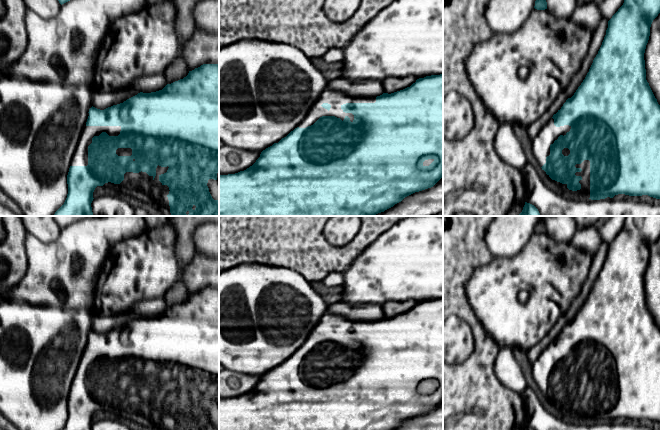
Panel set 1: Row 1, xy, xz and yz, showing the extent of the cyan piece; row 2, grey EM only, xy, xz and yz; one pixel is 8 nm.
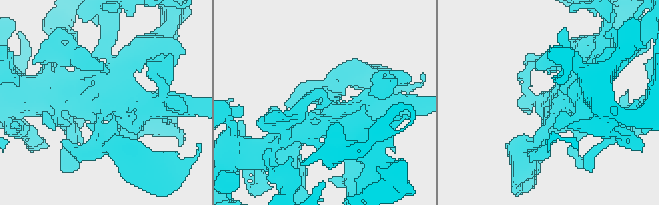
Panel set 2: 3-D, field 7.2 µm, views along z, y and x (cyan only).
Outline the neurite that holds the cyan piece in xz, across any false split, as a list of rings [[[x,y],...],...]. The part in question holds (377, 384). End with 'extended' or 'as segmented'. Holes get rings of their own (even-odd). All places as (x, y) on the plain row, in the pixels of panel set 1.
[[[443,298],[431,299],[419,302],[410,311],[388,318],[383,317],[377,321],[353,321],[343,316],[333,315],[328,310],[323,314],[320,321],[308,336],[303,346],[291,355],[278,367],[263,374],[256,386],[244,395],[235,398],[219,399],[219,430],[394,430],[401,426],[405,421],[428,412],[433,411],[443,401]]] | extended

